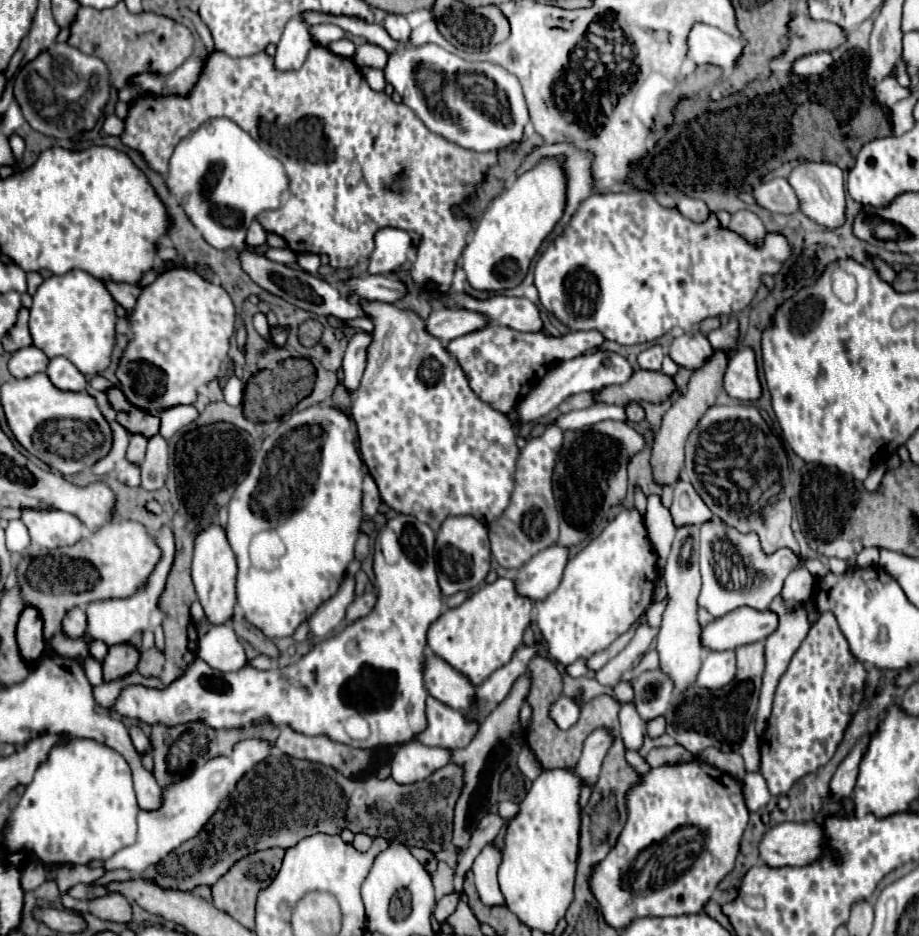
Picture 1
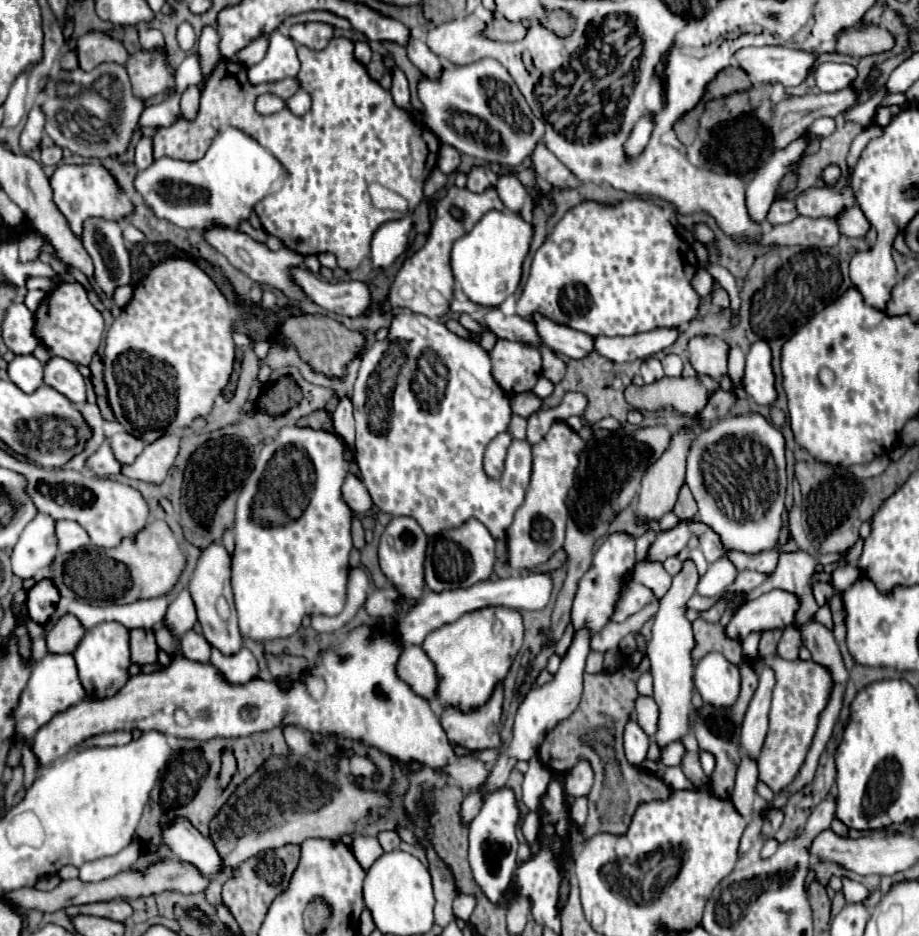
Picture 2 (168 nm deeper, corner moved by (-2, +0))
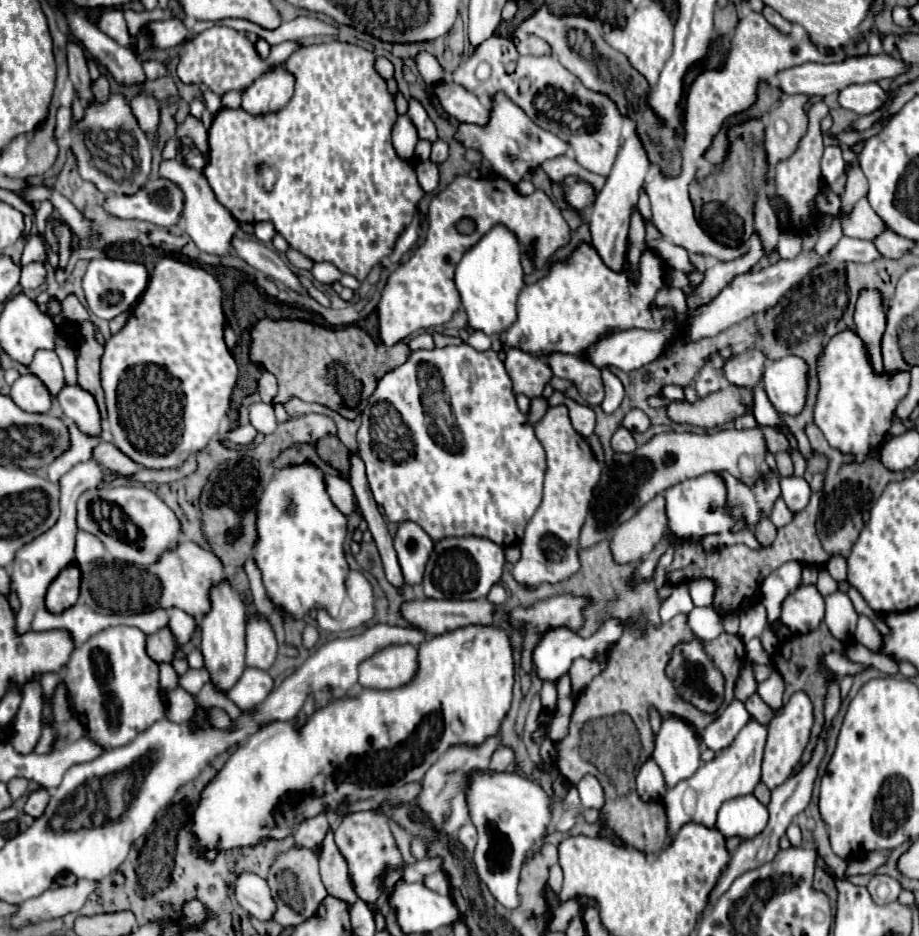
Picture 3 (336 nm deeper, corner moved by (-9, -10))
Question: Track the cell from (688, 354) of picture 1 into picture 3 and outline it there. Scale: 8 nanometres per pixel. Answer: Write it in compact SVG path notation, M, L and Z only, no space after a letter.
M748 347L744 353L738 353L726 361L724 377L738 387L754 389L756 385L762 383L766 361L768 357L762 353L760 347Z

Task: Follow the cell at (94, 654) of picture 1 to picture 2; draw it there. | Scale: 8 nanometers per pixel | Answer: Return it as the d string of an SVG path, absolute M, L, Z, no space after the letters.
M101 623L85 633L77 649L73 651L77 661L79 679L91 697L107 697L117 693L127 681L127 669L131 665L129 659L129 631L119 623Z

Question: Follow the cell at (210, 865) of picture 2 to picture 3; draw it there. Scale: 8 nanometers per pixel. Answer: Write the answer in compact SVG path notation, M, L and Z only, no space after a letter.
M242 873L236 879L236 899L238 903L256 919L274 919L274 897L270 897L270 887L266 881L254 873Z

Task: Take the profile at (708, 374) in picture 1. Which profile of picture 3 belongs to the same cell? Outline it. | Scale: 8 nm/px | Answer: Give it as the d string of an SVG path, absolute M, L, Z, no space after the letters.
M656 495L650 503L646 503L638 513L618 525L612 535L612 557L616 563L634 563L648 555L656 543L666 533L666 513L664 513L664 497Z

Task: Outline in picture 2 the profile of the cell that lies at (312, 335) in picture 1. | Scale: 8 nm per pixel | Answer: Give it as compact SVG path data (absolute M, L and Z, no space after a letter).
M295 315L281 325L281 333L299 349L301 357L317 371L329 377L341 377L343 367L355 357L355 353L365 345L365 337L357 331L345 329L341 323L323 315Z

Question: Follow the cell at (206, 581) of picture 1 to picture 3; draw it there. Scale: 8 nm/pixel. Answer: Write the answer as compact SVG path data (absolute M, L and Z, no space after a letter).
M228 581L214 585L210 591L210 599L212 599L212 609L202 619L200 651L204 655L204 667L210 673L212 685L216 687L216 691L226 693L232 689L232 685L238 681L238 677L246 669L246 663L244 663L244 651L246 651L244 647L244 637L246 637L244 603Z

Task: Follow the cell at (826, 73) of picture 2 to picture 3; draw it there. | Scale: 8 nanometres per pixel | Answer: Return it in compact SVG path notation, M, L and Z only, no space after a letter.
M878 83L850 85L840 91L838 101L842 107L846 107L858 115L870 115L888 103L888 93Z

